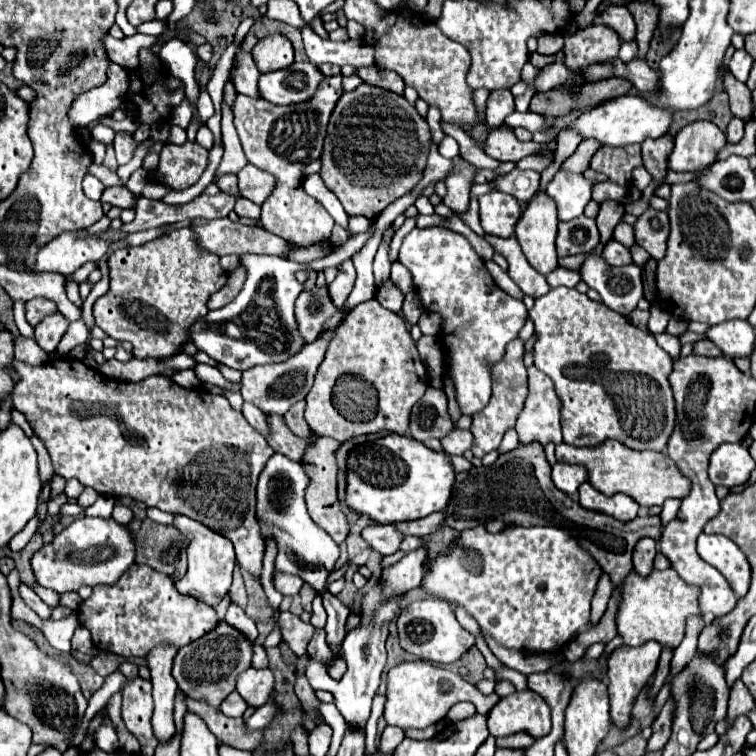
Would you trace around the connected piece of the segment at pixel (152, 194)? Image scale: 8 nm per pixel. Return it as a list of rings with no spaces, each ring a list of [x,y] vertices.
[[[147,182],[144,190],[142,191],[142,196],[154,200],[159,200],[171,190],[172,189],[170,187],[164,186],[162,184]]]

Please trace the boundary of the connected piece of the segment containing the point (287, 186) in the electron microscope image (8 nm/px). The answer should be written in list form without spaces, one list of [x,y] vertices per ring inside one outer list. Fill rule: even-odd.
[[[332,76],[326,78],[324,88],[320,88],[320,92],[304,104],[276,106],[268,100],[256,100],[242,94],[238,94],[234,102],[234,126],[238,130],[246,160],[276,178],[274,190],[262,204],[260,222],[268,232],[298,244],[300,248],[308,248],[316,242],[328,242],[334,228],[332,216],[318,200],[304,192],[302,180],[304,168],[322,152],[328,118],[342,92],[342,76]]]

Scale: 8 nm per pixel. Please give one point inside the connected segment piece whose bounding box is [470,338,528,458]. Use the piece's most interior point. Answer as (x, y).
(509, 385)

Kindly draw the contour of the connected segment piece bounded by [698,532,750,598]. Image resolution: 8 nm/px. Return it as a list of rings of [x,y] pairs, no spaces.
[[[702,532],[698,536],[698,554],[704,562],[722,572],[722,576],[728,580],[730,588],[738,598],[742,598],[748,592],[750,566],[742,550],[730,538]]]

